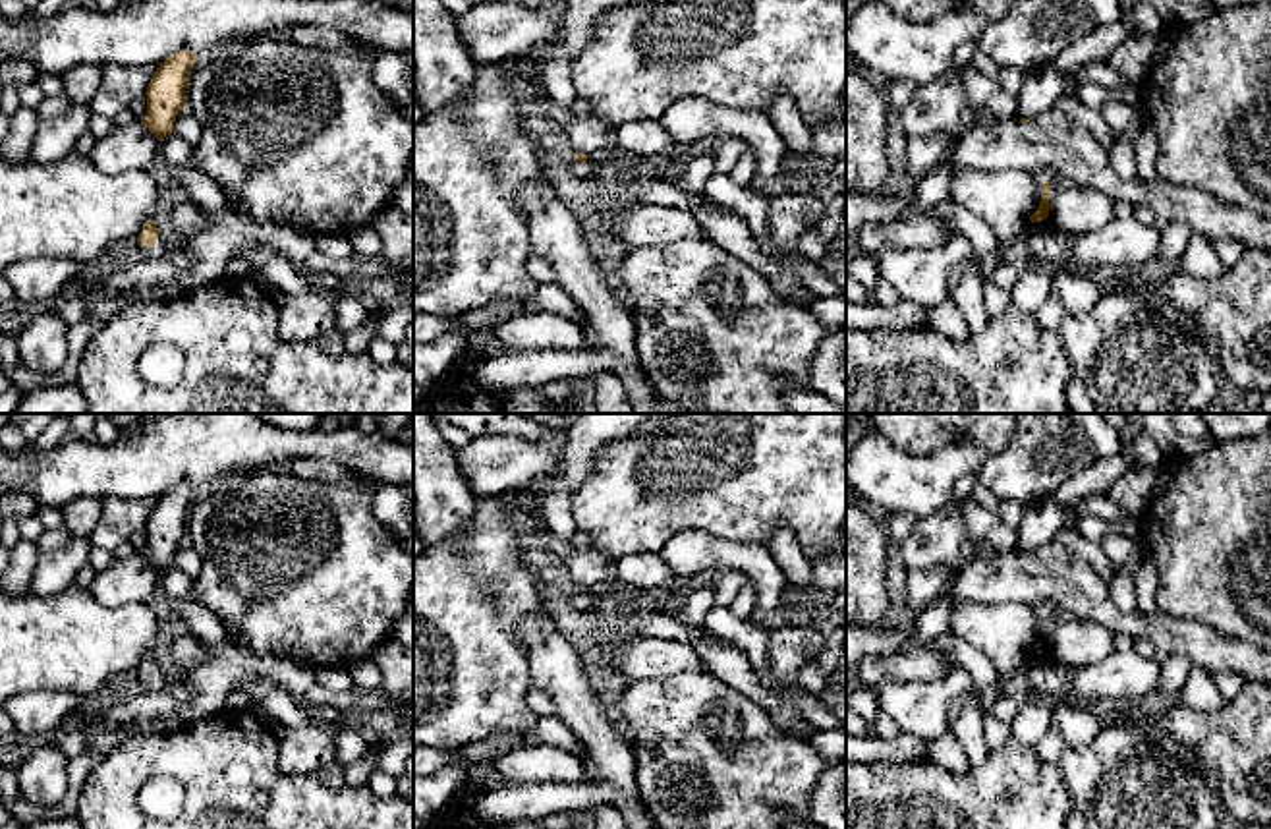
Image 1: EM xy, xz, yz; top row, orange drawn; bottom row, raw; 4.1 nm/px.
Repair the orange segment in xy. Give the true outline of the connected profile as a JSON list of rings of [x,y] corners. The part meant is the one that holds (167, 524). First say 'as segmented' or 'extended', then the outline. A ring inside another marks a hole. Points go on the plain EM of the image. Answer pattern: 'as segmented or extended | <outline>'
as segmented | [[[189,483],[176,485],[158,497],[145,528],[147,547],[141,557],[162,574],[172,566],[178,545],[185,539],[187,508],[195,497]]]

